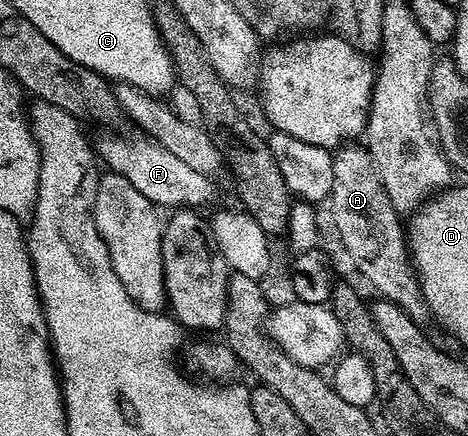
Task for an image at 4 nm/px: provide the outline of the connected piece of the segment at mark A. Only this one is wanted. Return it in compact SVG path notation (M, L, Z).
M360 144L341 145L332 156L334 184L332 185L330 203L332 202L332 222L336 225L336 234L340 237L345 252L352 257L357 272L380 293L377 295L383 301L392 302L398 308L402 308L402 312L406 312L406 316L410 316L410 320L424 324L424 321L429 321L430 318L428 305L424 302L424 294L420 291L419 279L410 263L406 226L402 221L402 215L396 211L390 196L386 194L382 180L378 180L378 172L374 168L367 149L363 145L356 145Z

